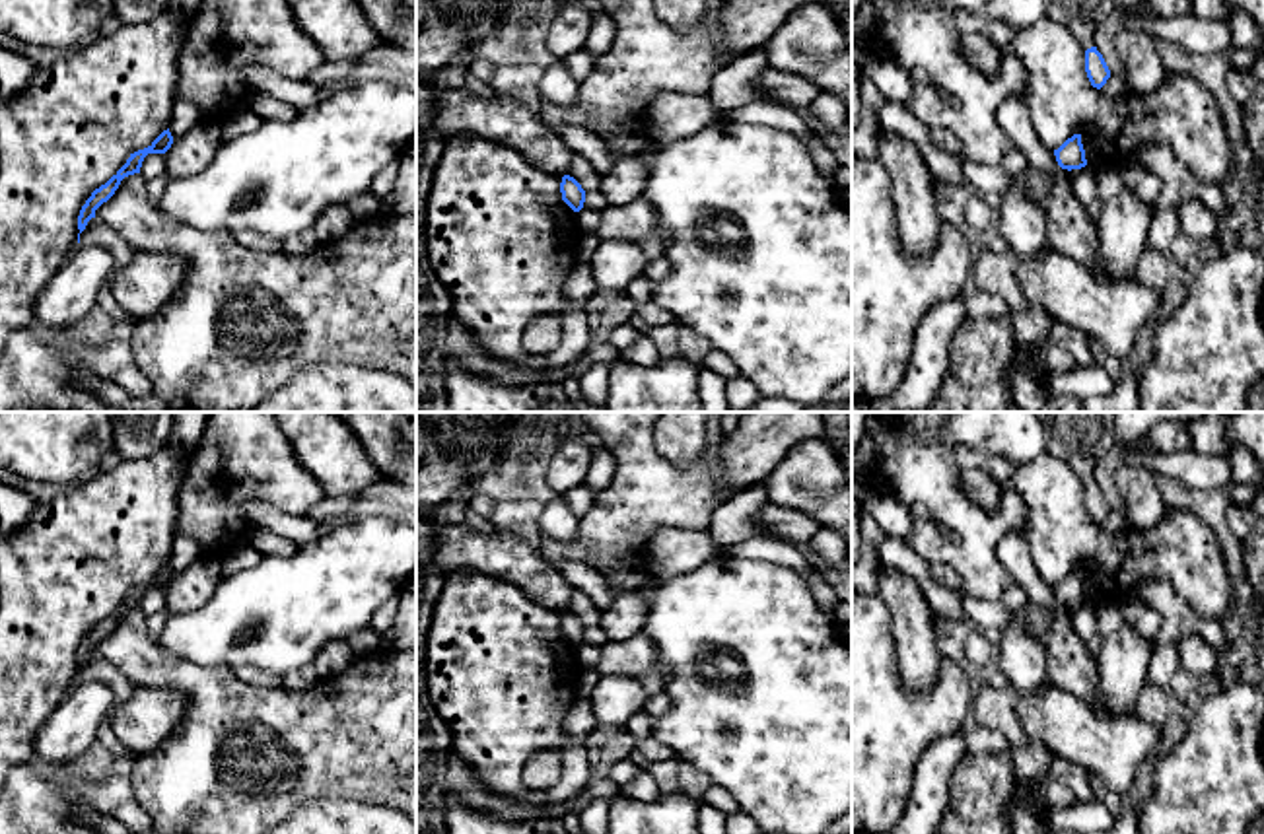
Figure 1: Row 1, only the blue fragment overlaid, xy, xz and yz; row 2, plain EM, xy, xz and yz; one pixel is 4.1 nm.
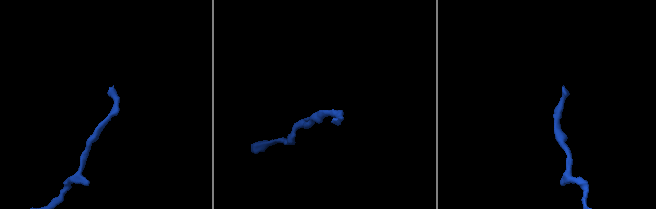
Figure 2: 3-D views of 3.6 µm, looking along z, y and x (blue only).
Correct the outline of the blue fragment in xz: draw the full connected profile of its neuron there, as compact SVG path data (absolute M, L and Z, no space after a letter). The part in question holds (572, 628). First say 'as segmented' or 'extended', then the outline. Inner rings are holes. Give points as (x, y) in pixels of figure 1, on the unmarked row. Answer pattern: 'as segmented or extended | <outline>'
as segmented | M564 610L562 618L560 618L560 628L562 628L562 636L574 645L579 647L583 643L585 638L585 626L581 624L581 620L570 612Z

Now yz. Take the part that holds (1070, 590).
as segmented | M1081 570L1068 573L1058 585L1054 585L1056 597L1062 605L1081 605L1087 601Z

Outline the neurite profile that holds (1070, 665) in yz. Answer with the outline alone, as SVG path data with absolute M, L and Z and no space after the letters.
M1050 614L1050 628L1040 636L1048 651L1048 684L1093 704L1097 700L1095 657L1075 634L1071 616Z

